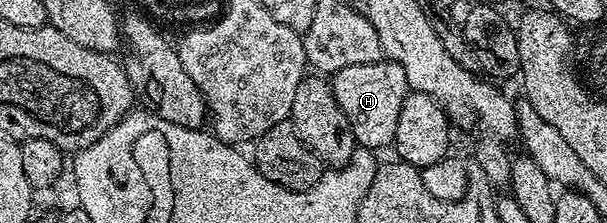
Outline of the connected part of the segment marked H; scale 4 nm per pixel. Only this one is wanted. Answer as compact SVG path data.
M389 59L376 63L356 63L356 67L344 67L333 73L329 82L336 95L336 103L340 103L340 111L344 111L352 123L355 142L371 151L389 150L394 143L400 107L404 107L406 94L411 92L404 67Z

